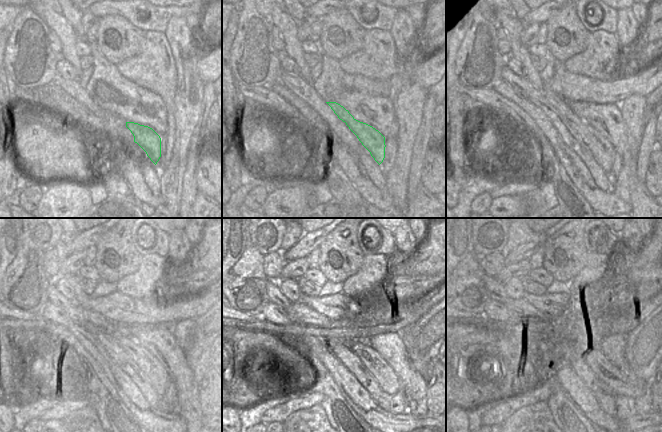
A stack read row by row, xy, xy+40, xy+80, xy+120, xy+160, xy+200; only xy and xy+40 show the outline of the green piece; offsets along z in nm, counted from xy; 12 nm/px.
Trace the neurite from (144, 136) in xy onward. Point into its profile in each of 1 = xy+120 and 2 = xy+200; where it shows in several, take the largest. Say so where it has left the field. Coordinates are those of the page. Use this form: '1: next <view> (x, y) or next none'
1: next xy+120 (154, 371)
2: next xy+200 (613, 381)

